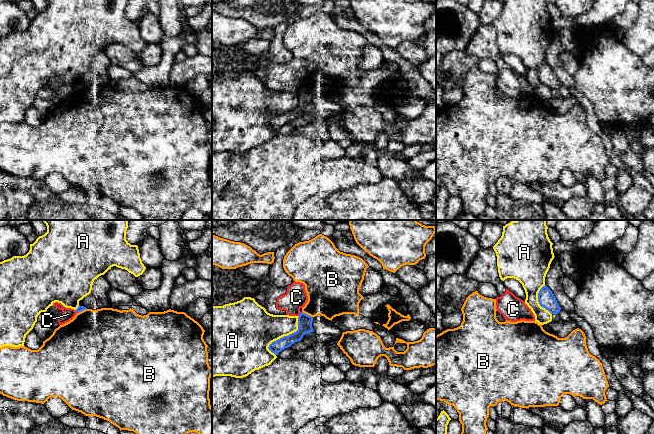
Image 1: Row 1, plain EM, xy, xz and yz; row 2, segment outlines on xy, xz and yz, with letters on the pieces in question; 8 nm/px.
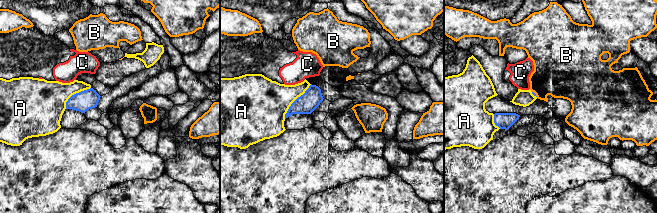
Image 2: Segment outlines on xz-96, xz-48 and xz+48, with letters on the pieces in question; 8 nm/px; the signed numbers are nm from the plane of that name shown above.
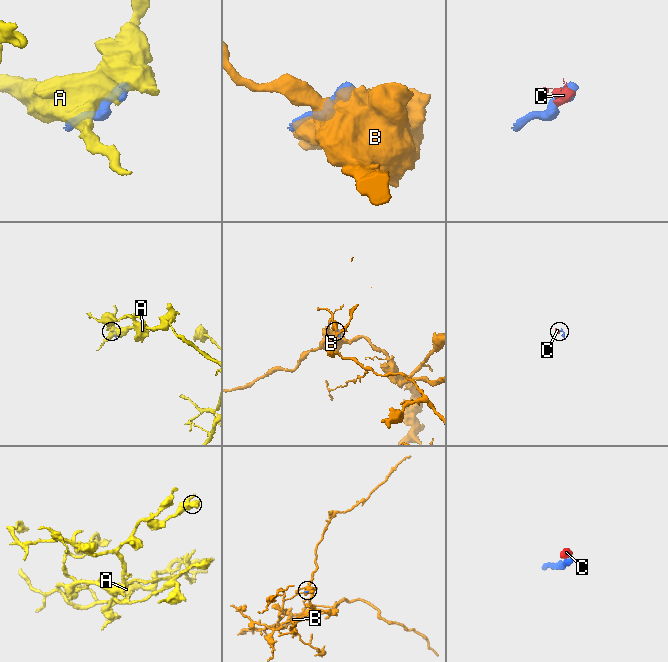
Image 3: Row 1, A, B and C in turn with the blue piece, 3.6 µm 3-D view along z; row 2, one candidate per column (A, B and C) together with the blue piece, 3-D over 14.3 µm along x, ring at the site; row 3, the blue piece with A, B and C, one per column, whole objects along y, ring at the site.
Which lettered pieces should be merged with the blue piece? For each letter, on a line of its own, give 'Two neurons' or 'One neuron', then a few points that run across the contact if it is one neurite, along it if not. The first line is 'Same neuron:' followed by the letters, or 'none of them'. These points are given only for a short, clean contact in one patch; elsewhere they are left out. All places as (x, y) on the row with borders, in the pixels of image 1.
Same neuron: none of them
A: Two neurons
B: Two neurons
C: Two neurons. Line: xz (301, 312), (298, 315)

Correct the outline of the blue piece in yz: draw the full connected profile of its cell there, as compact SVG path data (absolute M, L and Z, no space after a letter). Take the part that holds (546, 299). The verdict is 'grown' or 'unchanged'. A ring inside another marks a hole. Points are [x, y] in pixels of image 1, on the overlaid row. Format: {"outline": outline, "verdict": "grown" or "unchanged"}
{"outline": "M546 285L538 293L538 302L541 307L548 310L551 314L558 314L561 310L554 294Z", "verdict": "unchanged"}

